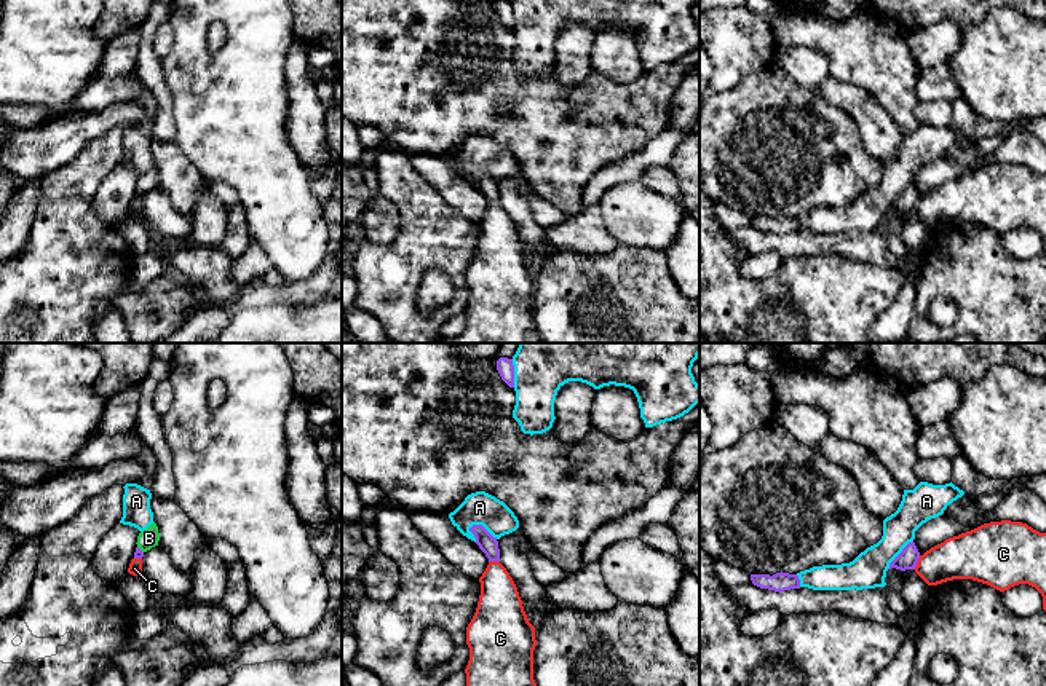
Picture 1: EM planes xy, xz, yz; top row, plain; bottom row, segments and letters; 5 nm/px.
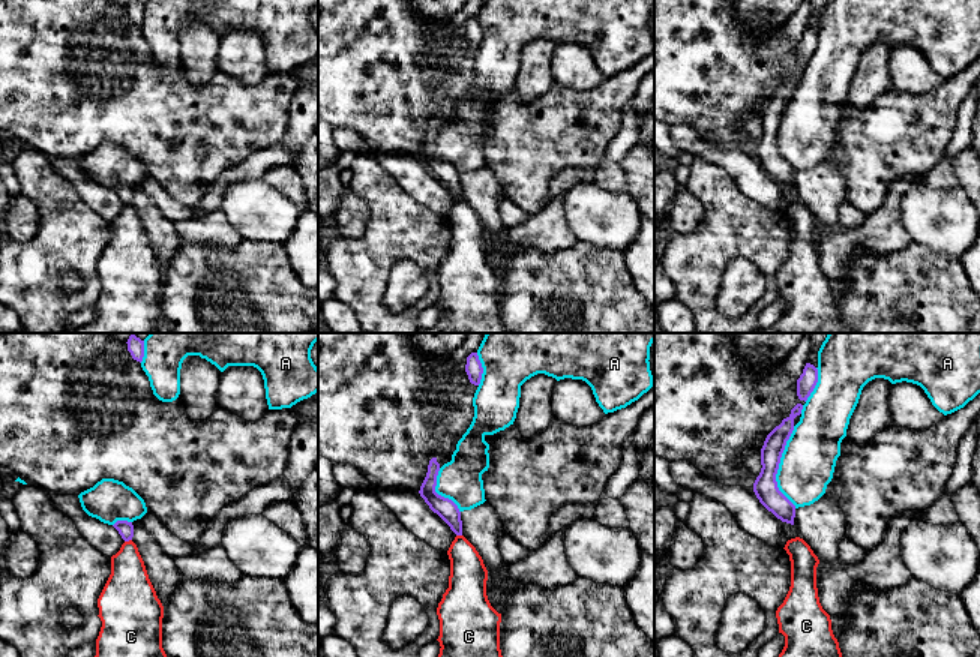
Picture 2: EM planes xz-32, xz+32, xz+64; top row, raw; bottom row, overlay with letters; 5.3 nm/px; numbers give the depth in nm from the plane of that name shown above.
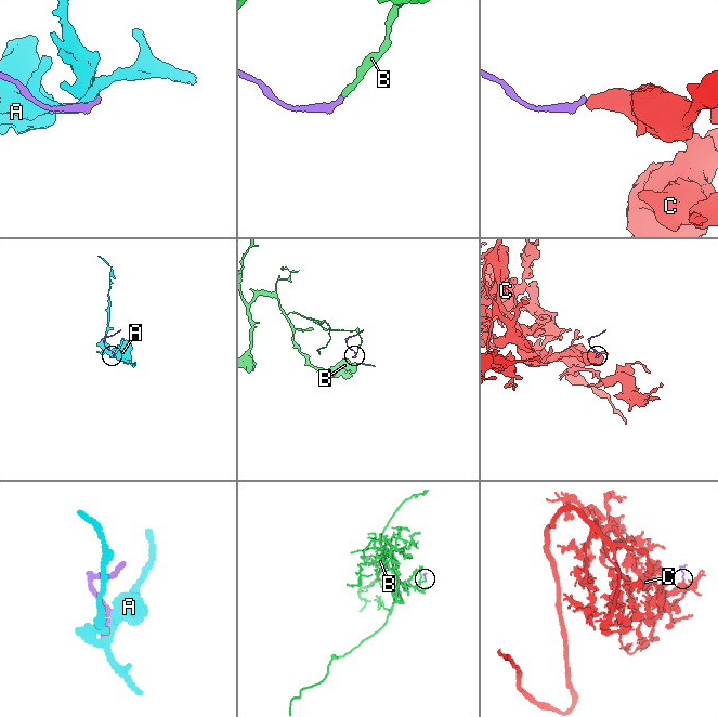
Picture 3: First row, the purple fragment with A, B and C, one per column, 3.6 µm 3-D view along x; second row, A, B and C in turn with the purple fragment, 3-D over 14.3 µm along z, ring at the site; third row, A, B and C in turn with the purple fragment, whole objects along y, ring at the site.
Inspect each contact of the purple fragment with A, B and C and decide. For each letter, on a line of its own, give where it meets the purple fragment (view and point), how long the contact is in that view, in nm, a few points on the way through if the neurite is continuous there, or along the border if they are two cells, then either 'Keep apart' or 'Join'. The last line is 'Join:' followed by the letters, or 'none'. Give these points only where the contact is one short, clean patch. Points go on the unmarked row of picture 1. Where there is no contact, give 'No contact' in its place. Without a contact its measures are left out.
A: Touches purple at xz (481, 168). Shared border 160 nm. Keep apart
B: Touches purple at xy (139, 192). Shared border 50 nm. Path across: xy (138, 197), (139, 192), (149, 181). Join
C: Touches purple at yz (917, 205). Shared border 80 nm. Boundary: yz (920, 198), (914, 211). Keep apart
Join: B

